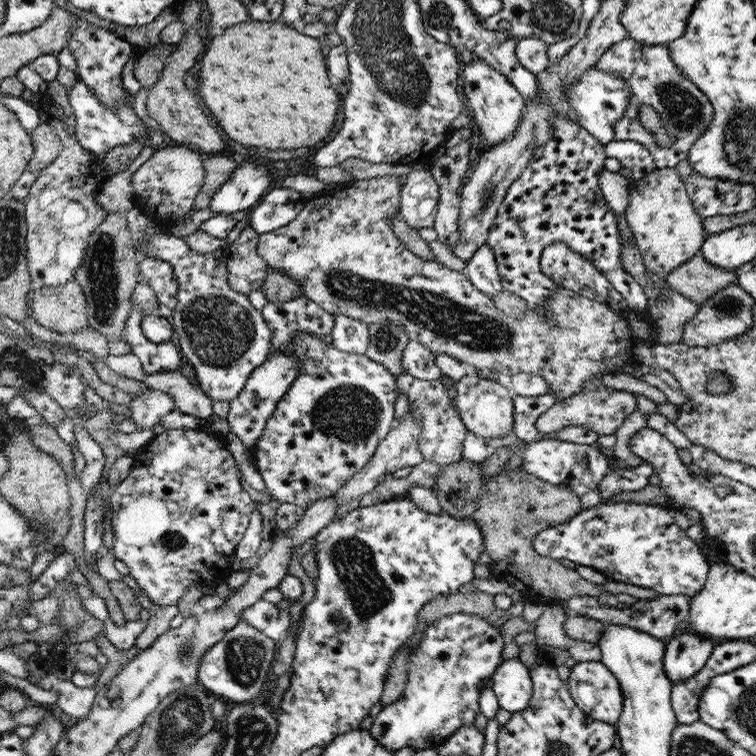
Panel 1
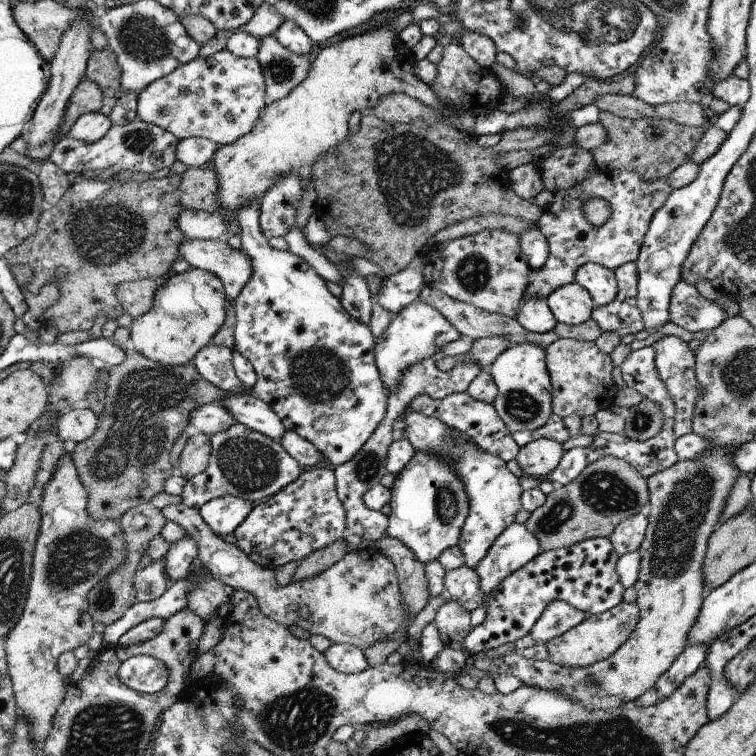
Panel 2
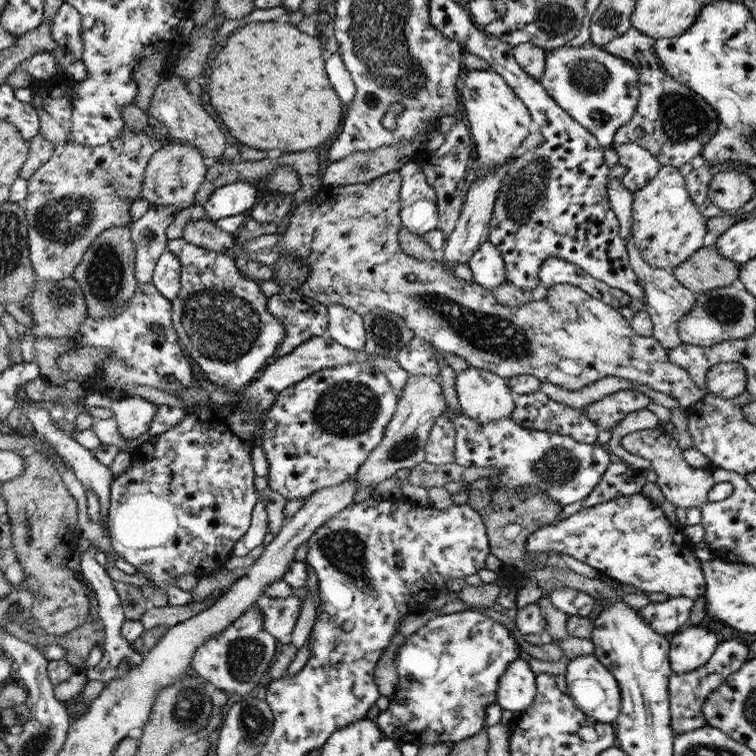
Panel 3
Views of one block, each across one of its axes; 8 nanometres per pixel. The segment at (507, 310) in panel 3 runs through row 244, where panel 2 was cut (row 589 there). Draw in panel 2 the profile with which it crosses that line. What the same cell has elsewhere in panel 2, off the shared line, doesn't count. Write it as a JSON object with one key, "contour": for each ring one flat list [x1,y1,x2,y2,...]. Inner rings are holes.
{"contour":[[180,502,167,505,161,511,168,521,179,523,196,541,197,558,215,579,230,585,234,591,243,590,255,595,259,609,282,626,290,628,295,624,311,635,322,634,332,643,354,645,365,651,377,642,390,641,401,629,407,632,415,618,409,613,400,592,394,563,376,547,346,553,322,574,281,586,276,583,272,569,259,567,239,547,216,535,204,522,199,509]]}

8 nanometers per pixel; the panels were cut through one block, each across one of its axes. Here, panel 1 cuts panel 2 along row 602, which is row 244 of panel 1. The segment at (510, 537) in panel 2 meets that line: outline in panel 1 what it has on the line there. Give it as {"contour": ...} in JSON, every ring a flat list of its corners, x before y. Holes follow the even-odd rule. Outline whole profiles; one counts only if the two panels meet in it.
{"contour":[[486,243,476,249,464,273,474,288,492,299,503,290,493,250]]}

